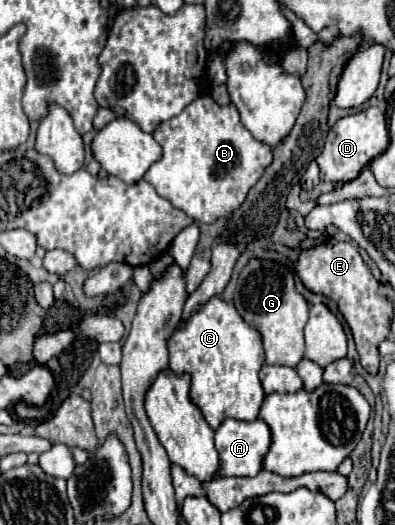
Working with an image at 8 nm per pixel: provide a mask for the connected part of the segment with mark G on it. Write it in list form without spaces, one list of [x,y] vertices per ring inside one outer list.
[[[251,258],[237,278],[233,304],[247,324],[263,336],[265,362],[281,366],[297,366],[303,358],[303,328],[309,318],[307,300],[295,290],[295,270],[275,260]]]

